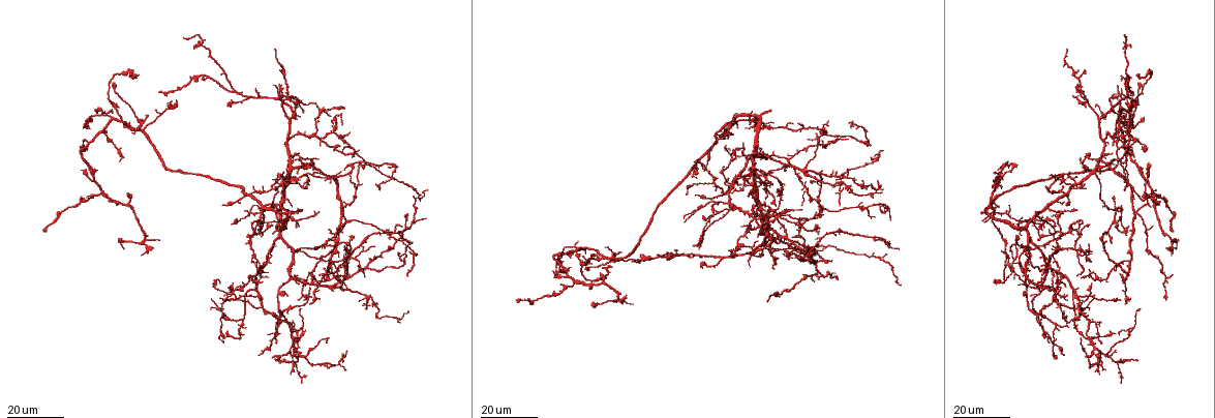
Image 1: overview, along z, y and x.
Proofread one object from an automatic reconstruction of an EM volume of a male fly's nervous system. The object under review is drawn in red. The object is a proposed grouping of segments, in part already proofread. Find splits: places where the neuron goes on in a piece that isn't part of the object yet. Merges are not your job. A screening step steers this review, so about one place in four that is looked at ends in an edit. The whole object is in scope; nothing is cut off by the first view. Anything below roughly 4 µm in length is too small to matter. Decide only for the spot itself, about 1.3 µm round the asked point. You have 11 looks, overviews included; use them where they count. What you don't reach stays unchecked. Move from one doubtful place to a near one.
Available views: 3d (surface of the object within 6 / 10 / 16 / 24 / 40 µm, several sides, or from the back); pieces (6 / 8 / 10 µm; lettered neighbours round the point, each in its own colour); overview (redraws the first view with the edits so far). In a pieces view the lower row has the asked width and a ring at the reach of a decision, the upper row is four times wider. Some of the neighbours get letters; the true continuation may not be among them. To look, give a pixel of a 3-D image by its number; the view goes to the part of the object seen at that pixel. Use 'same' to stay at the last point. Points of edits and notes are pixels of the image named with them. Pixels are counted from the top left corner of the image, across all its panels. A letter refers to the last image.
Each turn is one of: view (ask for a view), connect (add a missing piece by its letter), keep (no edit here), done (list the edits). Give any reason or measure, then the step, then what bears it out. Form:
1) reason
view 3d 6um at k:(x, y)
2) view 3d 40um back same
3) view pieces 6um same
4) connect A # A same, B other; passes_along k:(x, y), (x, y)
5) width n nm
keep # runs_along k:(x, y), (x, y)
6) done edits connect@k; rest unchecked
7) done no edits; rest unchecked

an open end
view 3d 24um at 1:(1100, 344)

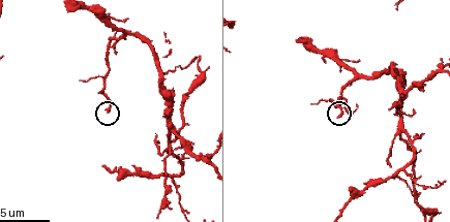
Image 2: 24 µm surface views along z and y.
view 3d 6um at 2:(106, 112)

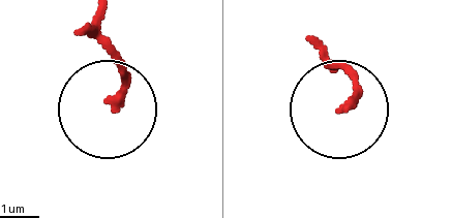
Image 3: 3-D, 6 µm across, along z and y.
view pieces 8um at 3:(117, 105)

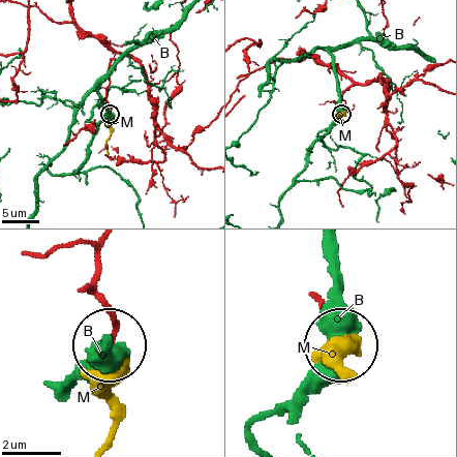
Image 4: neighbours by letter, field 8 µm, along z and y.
connect M # B other, M same; the neuron continues

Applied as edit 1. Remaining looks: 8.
view overview

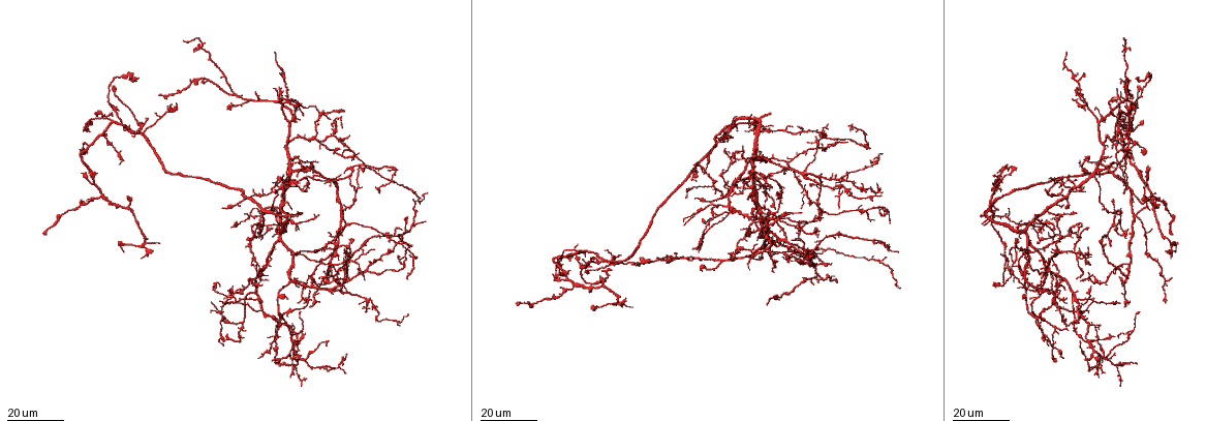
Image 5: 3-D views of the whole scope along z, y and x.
thin end
view 3d 16um at 5:(252, 188)

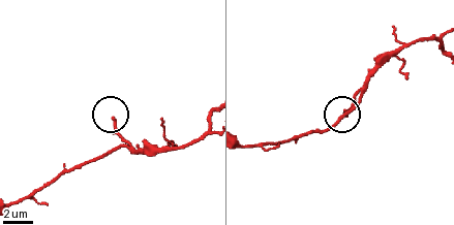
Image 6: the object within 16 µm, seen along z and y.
see the neighbours
view pieces 6um at 6:(113, 121)

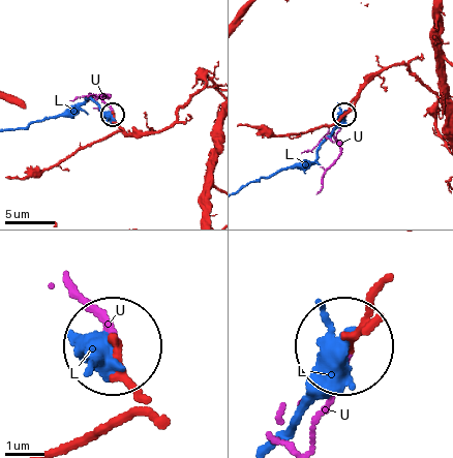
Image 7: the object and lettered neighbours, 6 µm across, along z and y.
width 190 nm
connect U # L other, U same; it goes on there

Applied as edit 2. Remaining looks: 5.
view overview

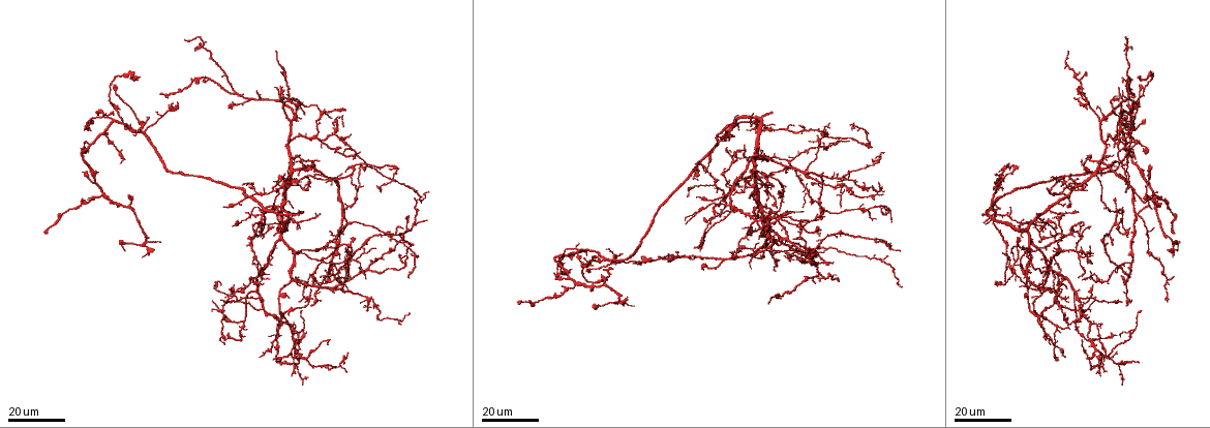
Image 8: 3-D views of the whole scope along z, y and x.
an open end
view 3d 16um at 8:(1082, 279)

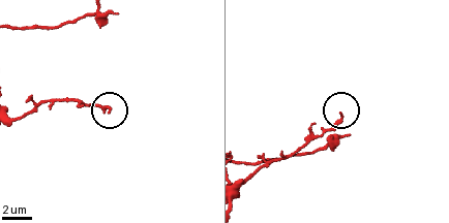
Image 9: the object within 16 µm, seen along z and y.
view pieces 6um at 9:(340, 113)

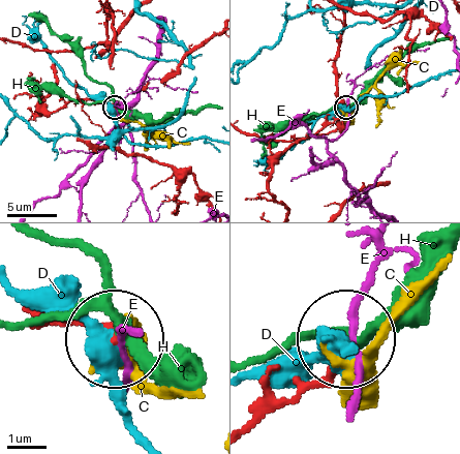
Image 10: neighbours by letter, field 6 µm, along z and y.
keep # C other, D other, E other, H other; runs_along 10:(255, 424), (305, 394), (344, 338); no lettered piece goes on from it

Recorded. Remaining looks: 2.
free end
view 3d 24um at 8:(773, 112)

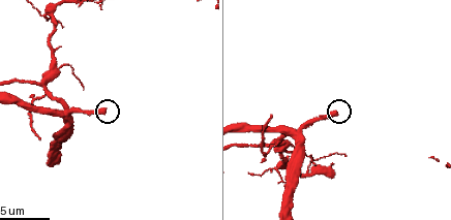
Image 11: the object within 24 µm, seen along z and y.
view pieces 6um at 11:(336, 114)

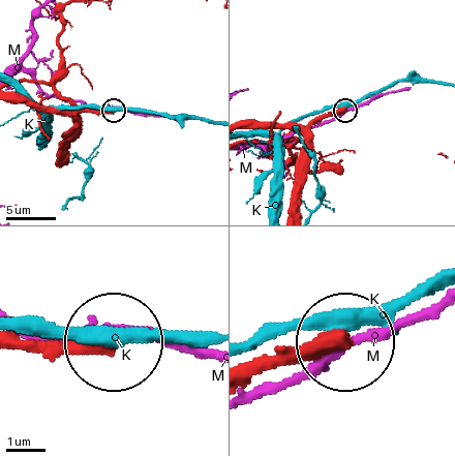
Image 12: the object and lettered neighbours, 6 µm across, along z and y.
keep # K other, M other; runs_along 12:(247, 126), (307, 126), (343, 112); none of them fits

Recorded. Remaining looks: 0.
done edits connect@4, connect@7; rest unchecked

